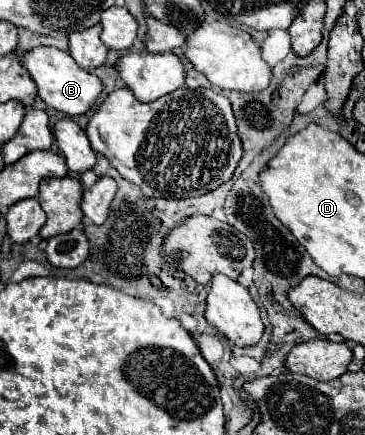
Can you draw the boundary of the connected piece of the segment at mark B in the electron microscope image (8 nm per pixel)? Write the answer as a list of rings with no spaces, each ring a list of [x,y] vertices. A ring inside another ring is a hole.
[[[48,46],[34,48],[26,54],[22,54],[20,60],[24,62],[26,70],[32,74],[32,78],[38,86],[38,96],[46,102],[46,106],[62,112],[68,118],[86,114],[104,90],[104,84],[96,74],[82,70],[68,52],[62,52],[58,48],[48,48]]]

